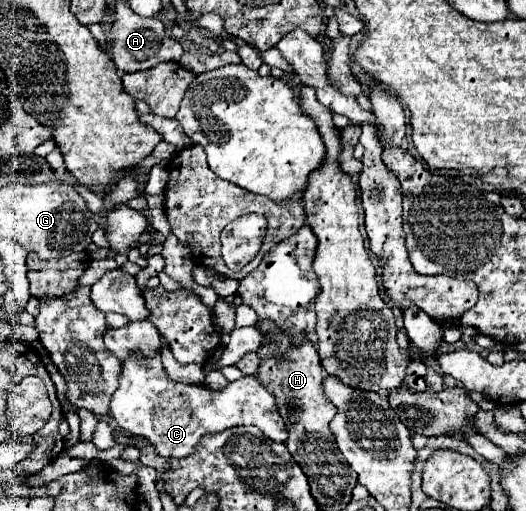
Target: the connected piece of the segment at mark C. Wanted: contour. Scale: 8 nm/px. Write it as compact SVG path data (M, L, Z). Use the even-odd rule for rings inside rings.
M160 351L150 357L130 353L122 361L118 389L112 395L108 415L126 431L144 435L162 457L182 459L198 447L200 439L236 425L256 425L268 439L286 441L286 423L276 409L274 397L258 383L254 375L232 381L222 391L212 391L206 385L184 385L170 379L162 367Z

